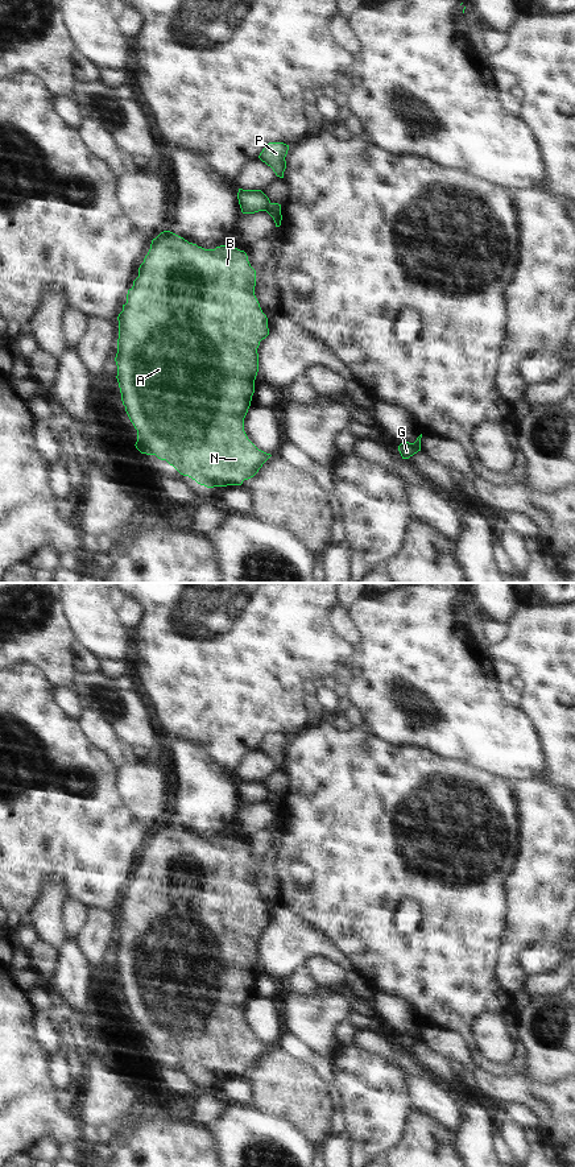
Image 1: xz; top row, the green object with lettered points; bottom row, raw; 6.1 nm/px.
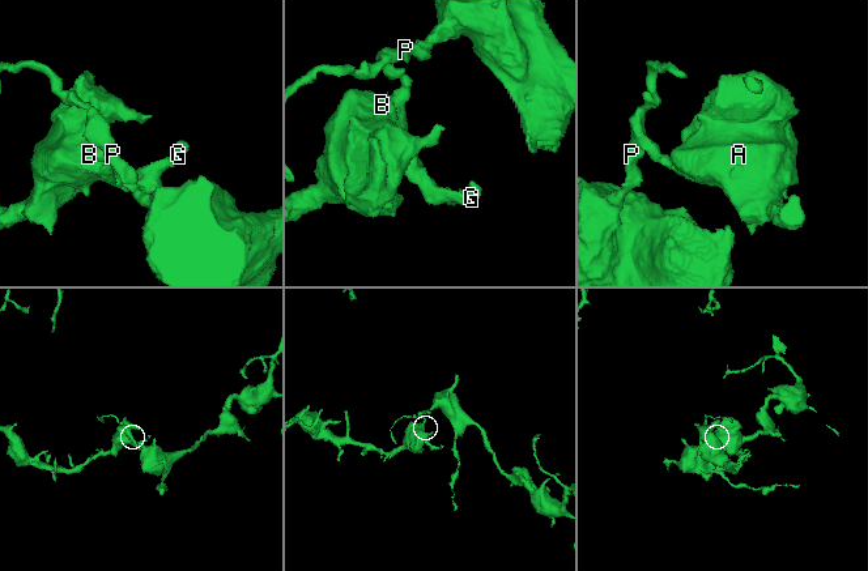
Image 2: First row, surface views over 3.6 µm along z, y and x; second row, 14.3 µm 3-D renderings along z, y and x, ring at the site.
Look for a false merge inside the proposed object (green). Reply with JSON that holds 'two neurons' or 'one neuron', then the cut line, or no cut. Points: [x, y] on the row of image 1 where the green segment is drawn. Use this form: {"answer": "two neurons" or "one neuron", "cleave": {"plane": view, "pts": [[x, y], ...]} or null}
{"answer": "two neurons", "cleave": {"plane": "xz", "pts": [[271, 203], [264, 210]]}}

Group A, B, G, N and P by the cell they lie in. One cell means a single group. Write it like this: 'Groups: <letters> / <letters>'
Groups: A B G N / P.

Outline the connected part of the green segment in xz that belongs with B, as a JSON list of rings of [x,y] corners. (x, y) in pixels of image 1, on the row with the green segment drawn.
[[[164,231],[152,240],[117,316],[116,378],[125,411],[137,430],[136,448],[166,460],[181,475],[207,488],[241,485],[272,456],[258,450],[244,431],[258,372],[257,348],[269,335],[255,286],[256,270],[244,251],[227,244],[204,249]]]

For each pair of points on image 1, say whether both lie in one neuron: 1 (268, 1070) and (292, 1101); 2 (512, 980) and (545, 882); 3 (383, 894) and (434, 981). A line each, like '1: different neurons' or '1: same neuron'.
1: same neuron
2: same neuron
3: same neuron

